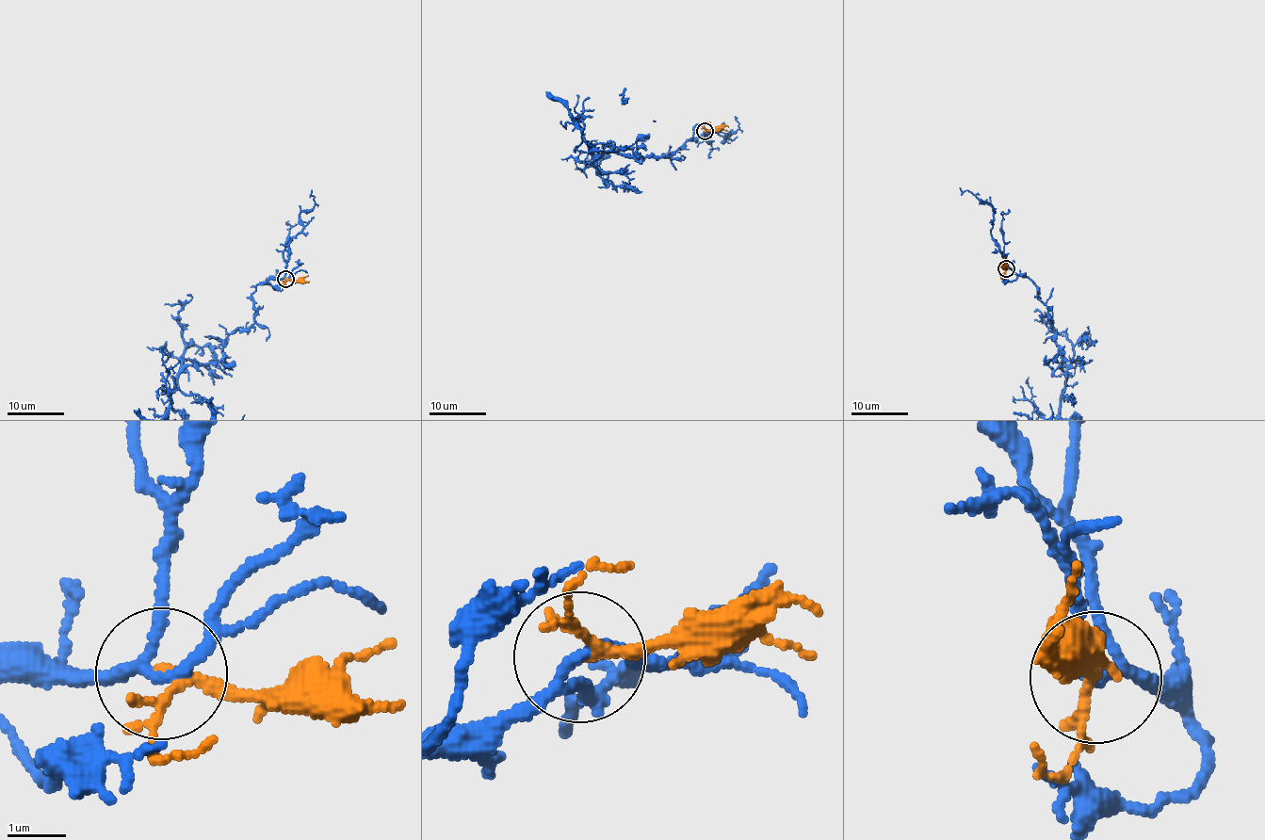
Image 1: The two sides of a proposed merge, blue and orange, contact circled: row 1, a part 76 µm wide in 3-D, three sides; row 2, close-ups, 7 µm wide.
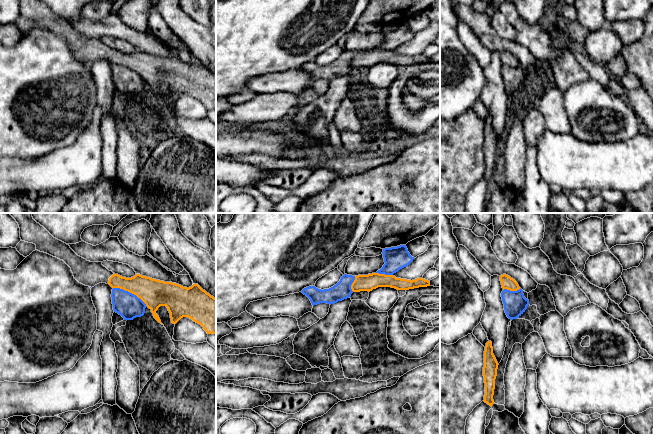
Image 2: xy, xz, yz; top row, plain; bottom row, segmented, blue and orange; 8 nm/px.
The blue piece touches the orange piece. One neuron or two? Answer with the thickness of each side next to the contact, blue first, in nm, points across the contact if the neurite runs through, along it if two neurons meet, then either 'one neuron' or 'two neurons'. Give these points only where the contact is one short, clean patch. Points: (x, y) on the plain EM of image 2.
200/220 nm | two neurons

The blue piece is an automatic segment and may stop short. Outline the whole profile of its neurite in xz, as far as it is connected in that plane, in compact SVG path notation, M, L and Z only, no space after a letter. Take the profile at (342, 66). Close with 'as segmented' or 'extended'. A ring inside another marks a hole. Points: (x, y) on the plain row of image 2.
M344 50L340 57L329 65L318 65L315 62L304 64L301 68L306 71L312 81L320 79L334 80L338 77L347 75L353 69L351 61L355 56L355 52Z; as segmented

